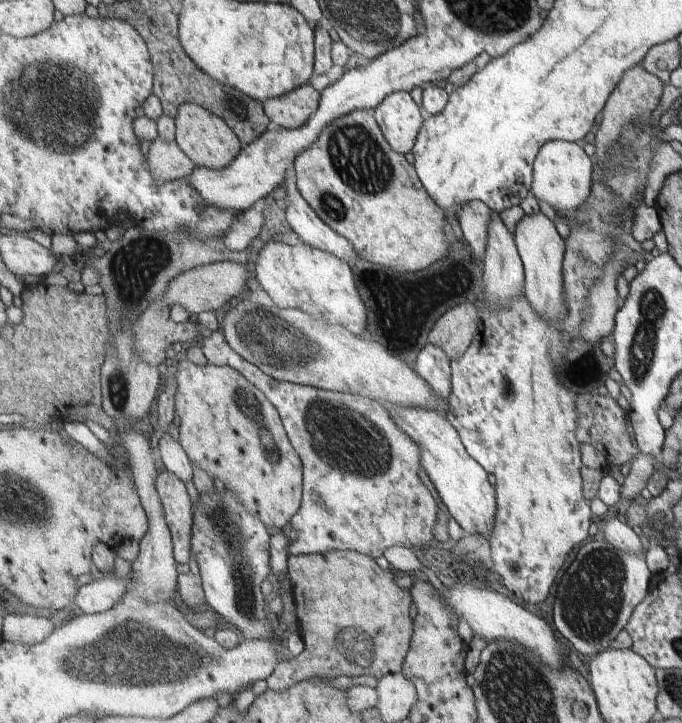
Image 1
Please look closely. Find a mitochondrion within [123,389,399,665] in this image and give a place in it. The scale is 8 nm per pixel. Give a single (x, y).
(340, 433)

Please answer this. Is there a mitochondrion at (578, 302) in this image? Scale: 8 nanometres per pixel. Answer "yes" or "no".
no

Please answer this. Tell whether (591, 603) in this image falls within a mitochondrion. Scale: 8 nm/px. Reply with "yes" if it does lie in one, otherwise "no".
yes

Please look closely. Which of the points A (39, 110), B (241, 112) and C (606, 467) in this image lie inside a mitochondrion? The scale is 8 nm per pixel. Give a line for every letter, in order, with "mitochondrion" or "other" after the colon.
A: mitochondrion
B: mitochondrion
C: other

